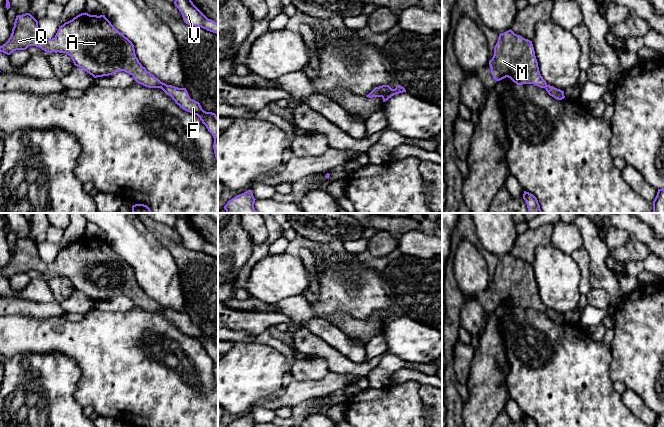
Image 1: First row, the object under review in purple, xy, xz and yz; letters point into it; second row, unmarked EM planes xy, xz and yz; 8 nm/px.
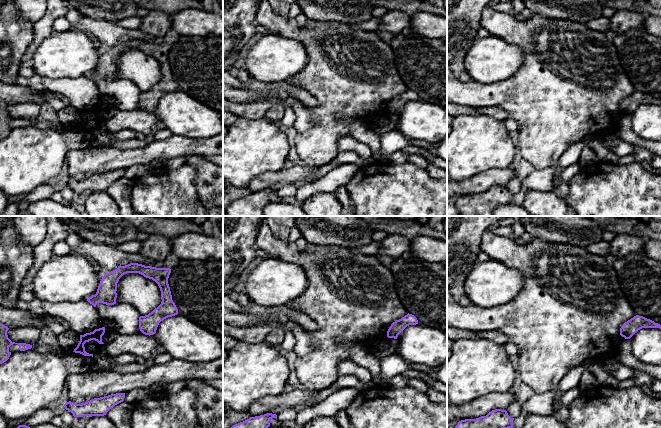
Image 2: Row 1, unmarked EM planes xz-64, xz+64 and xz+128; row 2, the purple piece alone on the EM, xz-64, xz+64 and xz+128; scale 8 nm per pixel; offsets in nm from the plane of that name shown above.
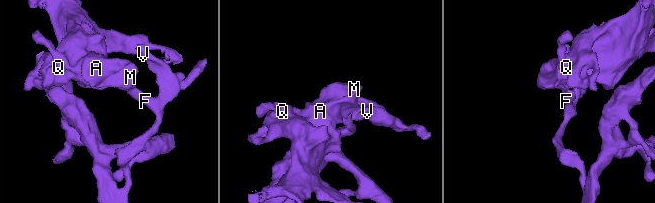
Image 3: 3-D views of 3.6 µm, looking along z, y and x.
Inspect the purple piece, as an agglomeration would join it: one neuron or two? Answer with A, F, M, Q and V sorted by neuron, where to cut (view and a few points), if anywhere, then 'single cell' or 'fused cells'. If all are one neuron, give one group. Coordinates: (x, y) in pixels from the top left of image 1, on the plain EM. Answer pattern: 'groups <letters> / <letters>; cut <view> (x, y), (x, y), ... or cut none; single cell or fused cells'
groups A M Q / F V; cut xz (393, 313), (382, 321); fused cells

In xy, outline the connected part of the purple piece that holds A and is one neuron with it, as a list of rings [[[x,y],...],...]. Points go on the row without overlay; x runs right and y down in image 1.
[[[30,237],[17,239],[11,260],[0,270],[0,276],[10,279],[29,270],[39,271],[48,277],[66,277],[75,290],[94,302],[124,295],[145,311],[161,312],[166,309],[142,290],[133,267],[105,239],[81,237],[61,249],[52,263],[41,259],[38,245]]]

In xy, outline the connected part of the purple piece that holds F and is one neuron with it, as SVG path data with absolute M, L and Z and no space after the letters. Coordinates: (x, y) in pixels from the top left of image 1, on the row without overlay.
M163 309L161 313L175 325L183 334L197 339L214 362L214 378L218 383L218 341L215 337L206 336L199 326L190 322L186 312L178 312L172 309Z

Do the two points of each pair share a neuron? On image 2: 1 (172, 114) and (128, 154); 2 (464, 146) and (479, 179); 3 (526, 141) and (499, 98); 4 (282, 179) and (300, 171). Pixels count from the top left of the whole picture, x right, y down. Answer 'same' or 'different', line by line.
1: different
2: different
3: same
4: same

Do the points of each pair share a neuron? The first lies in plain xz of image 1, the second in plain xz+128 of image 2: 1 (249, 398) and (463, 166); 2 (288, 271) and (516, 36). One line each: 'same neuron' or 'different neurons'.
1: same neuron
2: different neurons

